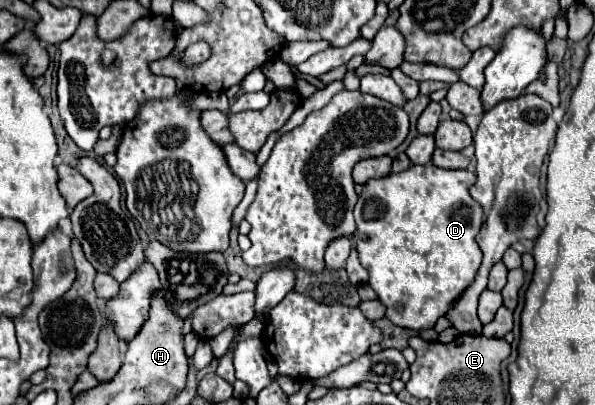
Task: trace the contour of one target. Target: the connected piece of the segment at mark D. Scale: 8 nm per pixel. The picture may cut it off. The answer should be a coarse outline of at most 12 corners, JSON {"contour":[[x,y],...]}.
{"contour":[[426,163],[354,207],[394,325],[434,327],[482,263],[476,175]]}

